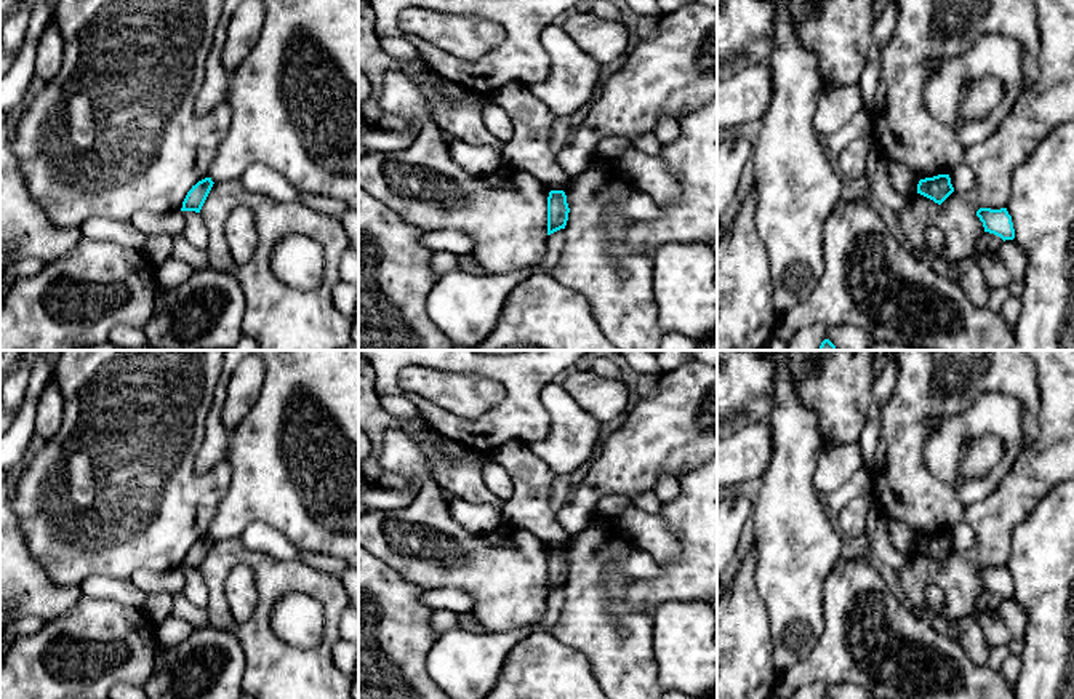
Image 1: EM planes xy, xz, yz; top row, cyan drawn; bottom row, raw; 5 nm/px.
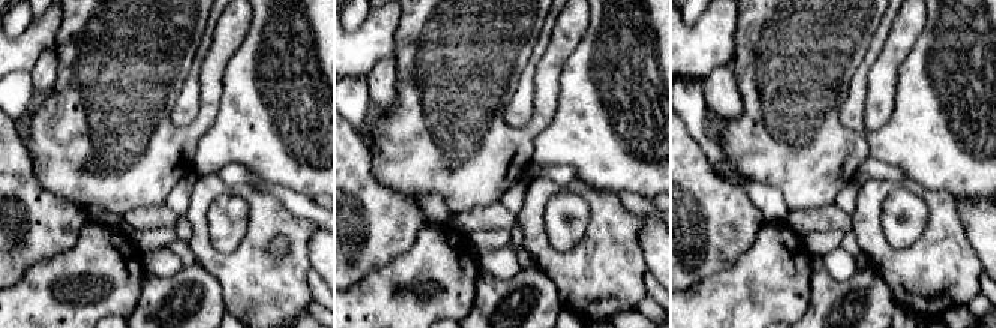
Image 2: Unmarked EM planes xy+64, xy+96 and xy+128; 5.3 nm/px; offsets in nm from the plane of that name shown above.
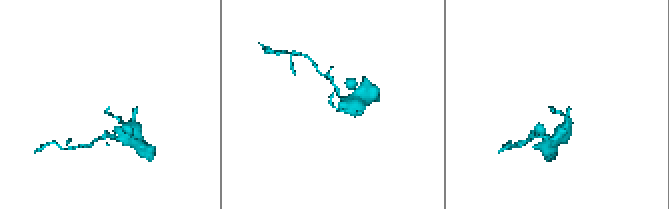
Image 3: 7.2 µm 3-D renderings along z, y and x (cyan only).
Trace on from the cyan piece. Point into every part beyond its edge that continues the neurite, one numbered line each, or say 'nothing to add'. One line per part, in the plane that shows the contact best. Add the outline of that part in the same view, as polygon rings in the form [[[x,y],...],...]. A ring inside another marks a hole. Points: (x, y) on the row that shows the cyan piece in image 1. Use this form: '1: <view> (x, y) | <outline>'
nothing to add

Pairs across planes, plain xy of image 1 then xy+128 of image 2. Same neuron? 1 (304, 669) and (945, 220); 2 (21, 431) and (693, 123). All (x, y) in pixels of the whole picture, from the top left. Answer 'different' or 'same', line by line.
1: same
2: same

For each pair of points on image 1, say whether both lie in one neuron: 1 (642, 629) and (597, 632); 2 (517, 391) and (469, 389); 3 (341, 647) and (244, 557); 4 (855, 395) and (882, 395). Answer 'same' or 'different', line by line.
1: same
2: different
3: different
4: different

